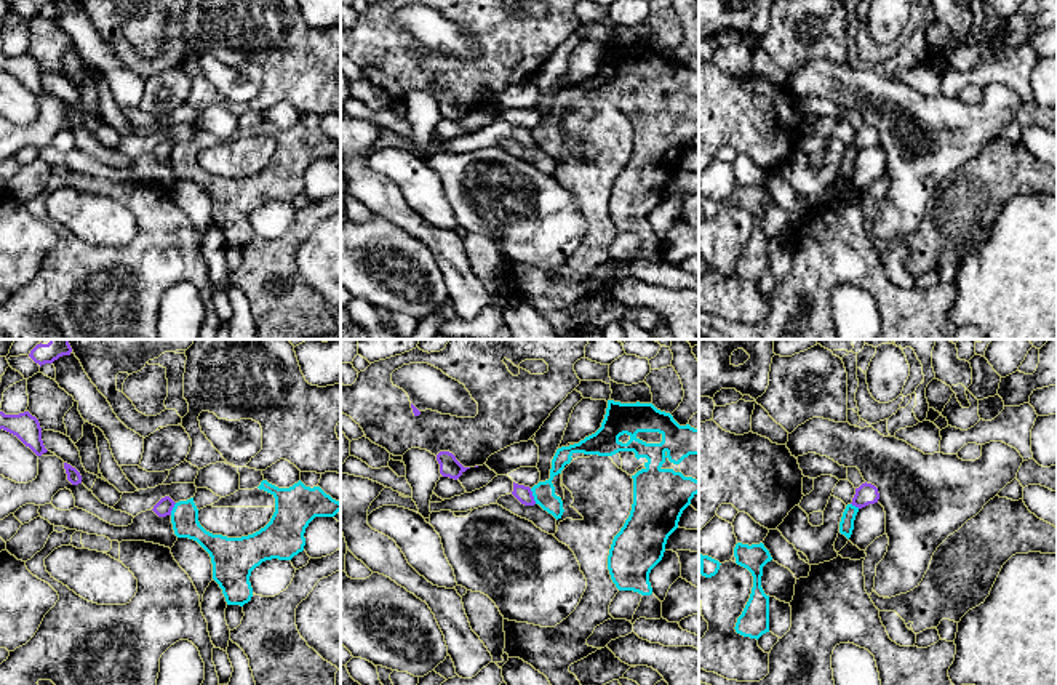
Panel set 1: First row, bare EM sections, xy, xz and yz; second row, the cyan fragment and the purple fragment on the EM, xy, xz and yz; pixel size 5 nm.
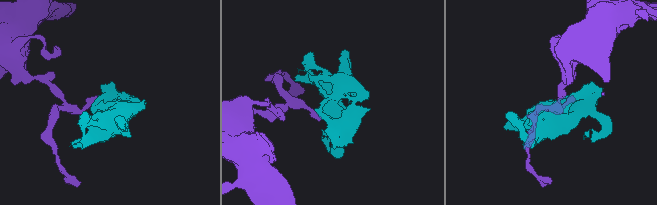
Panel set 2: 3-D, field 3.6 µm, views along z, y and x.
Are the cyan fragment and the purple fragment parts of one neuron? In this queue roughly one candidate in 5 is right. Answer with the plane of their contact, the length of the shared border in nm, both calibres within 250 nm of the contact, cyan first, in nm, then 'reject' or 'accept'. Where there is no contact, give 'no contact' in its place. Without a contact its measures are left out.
contact in xz; length 90 nm; calibres 110 and 80 nm; reject

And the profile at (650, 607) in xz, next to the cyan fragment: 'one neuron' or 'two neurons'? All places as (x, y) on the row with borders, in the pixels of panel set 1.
one neuron

